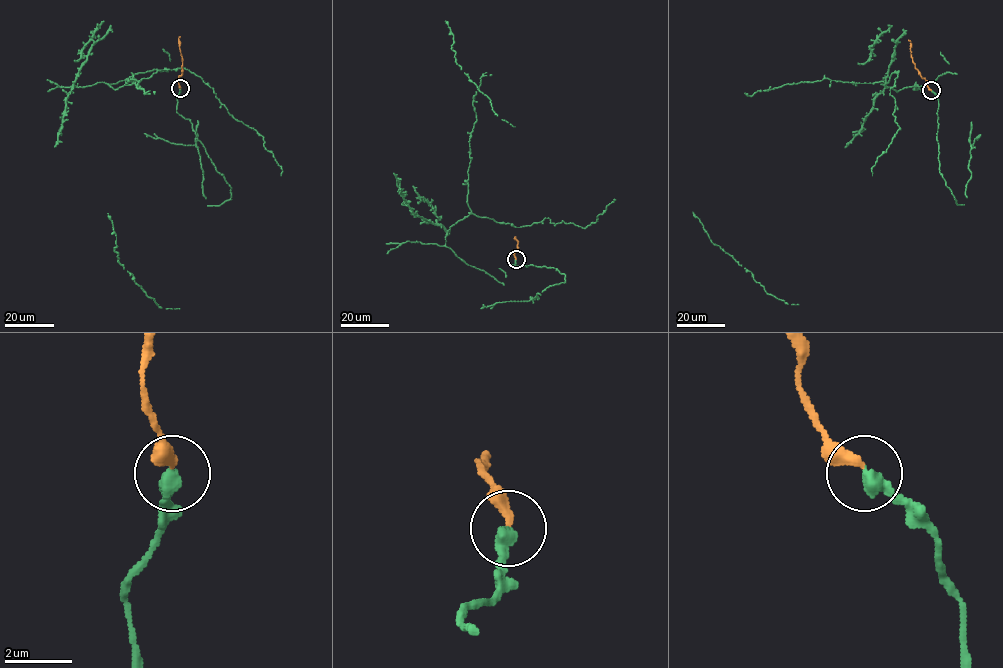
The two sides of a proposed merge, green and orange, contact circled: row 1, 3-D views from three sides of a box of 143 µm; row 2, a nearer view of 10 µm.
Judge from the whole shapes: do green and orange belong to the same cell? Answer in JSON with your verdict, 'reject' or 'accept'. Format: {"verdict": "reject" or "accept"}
{"verdict": "reject"}

